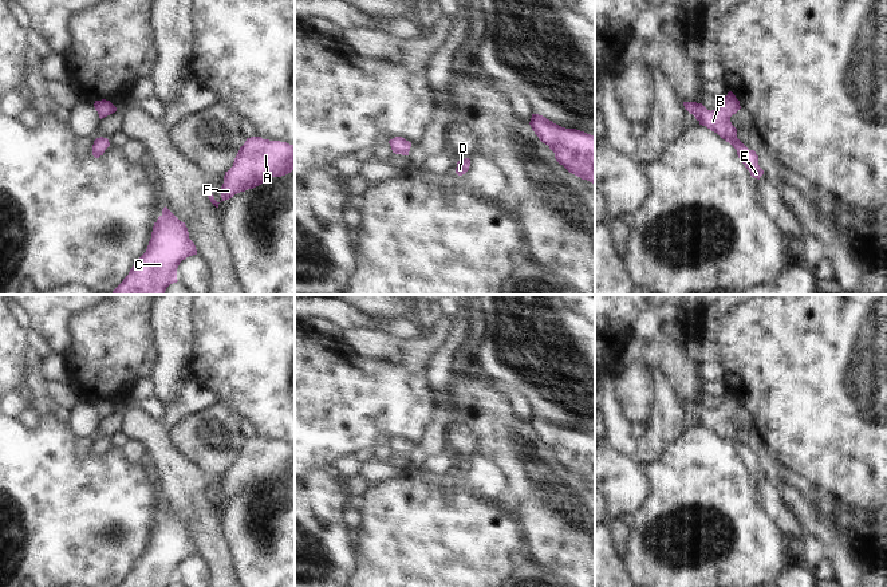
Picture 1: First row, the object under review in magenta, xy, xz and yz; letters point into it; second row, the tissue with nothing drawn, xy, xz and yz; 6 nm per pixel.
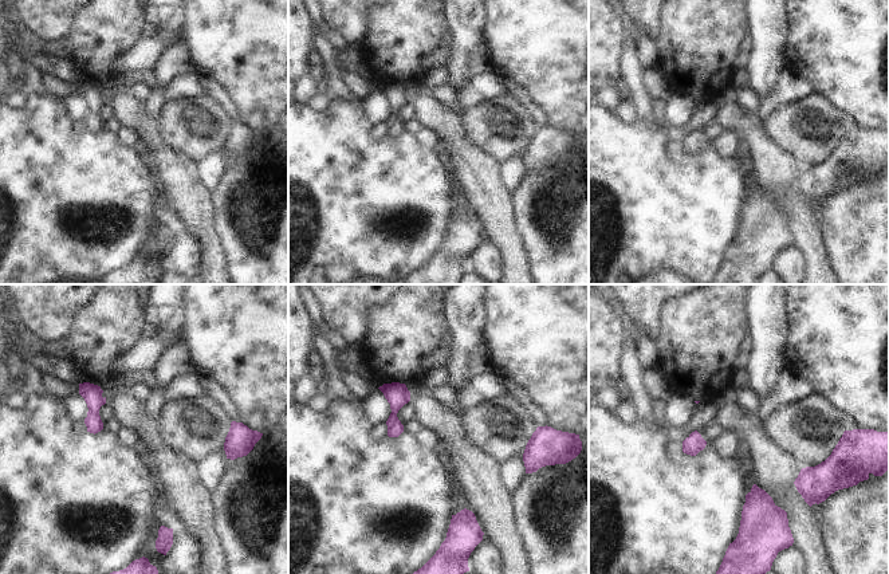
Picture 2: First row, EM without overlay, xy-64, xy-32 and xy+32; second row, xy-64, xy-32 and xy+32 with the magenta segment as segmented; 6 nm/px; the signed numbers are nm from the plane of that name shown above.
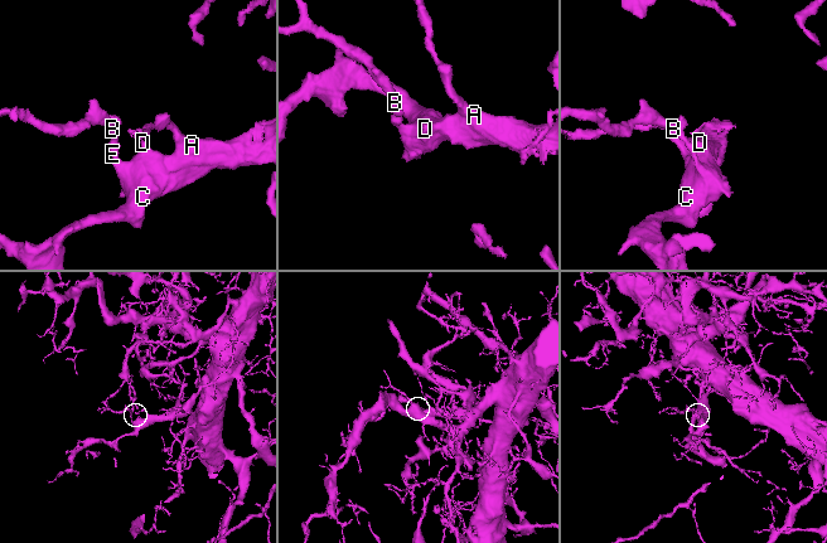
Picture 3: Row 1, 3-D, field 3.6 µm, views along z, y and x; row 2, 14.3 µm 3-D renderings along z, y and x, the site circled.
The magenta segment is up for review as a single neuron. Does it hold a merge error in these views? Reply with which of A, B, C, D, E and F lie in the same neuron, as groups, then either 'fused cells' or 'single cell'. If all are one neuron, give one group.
A B C D E F | single cell

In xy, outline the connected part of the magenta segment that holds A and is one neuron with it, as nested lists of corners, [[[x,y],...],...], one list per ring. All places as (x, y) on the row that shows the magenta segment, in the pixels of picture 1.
[[[247,138],[233,166],[225,172],[221,201],[261,185],[267,178],[281,177],[295,169],[295,146],[287,142]]]

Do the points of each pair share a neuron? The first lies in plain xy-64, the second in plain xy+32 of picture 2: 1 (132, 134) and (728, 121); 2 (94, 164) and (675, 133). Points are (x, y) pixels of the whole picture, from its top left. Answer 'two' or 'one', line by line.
1: two
2: two

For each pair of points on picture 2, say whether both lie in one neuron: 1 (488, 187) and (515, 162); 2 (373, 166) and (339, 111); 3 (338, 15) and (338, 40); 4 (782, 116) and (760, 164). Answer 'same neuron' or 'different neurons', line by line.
1: different neurons
2: same neuron
3: different neurons
4: different neurons

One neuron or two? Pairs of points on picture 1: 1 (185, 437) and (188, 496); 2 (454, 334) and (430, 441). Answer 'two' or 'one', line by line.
1: two
2: one

